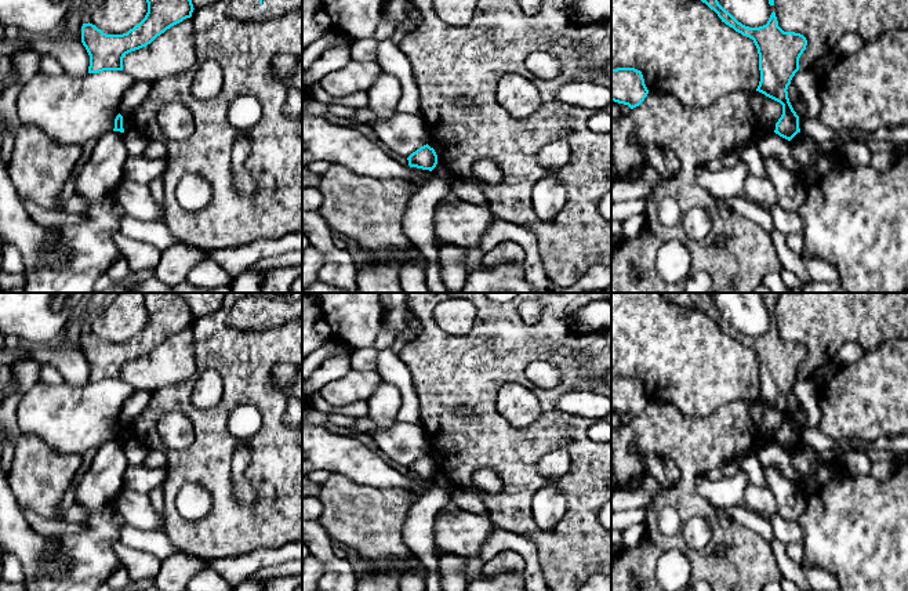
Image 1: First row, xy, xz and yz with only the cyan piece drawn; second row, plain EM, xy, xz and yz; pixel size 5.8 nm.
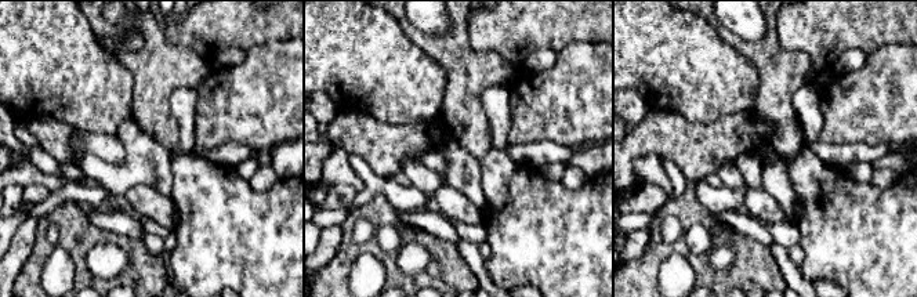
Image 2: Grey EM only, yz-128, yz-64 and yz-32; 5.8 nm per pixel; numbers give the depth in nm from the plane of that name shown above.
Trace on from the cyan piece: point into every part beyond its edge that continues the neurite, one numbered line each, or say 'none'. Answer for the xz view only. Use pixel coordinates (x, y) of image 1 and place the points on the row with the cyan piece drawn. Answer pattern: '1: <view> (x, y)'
none

